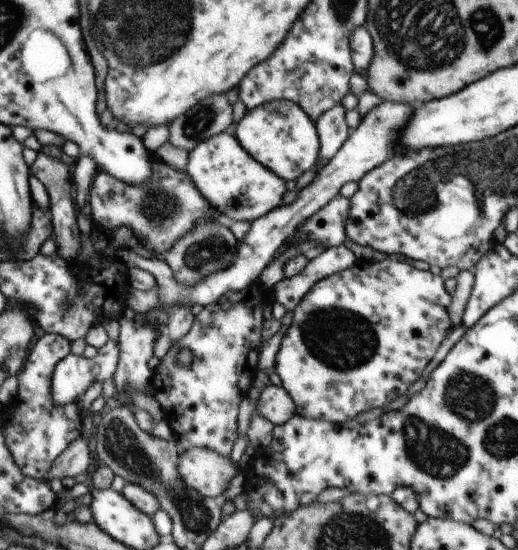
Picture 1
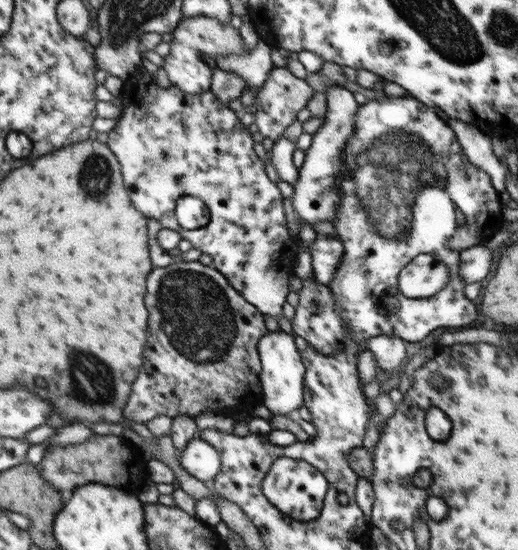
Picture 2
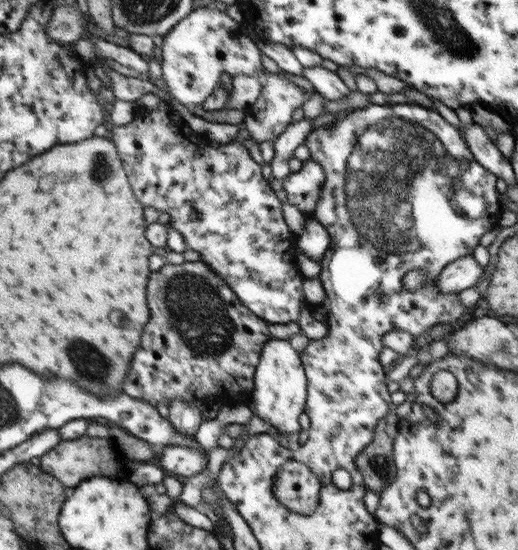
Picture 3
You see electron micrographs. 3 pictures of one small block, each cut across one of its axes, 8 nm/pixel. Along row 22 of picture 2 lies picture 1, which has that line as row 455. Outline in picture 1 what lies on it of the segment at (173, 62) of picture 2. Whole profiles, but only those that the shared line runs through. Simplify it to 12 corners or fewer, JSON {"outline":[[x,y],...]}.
{"outline":[[187,448],[177,464],[184,484],[222,495],[239,468],[230,457]]}

